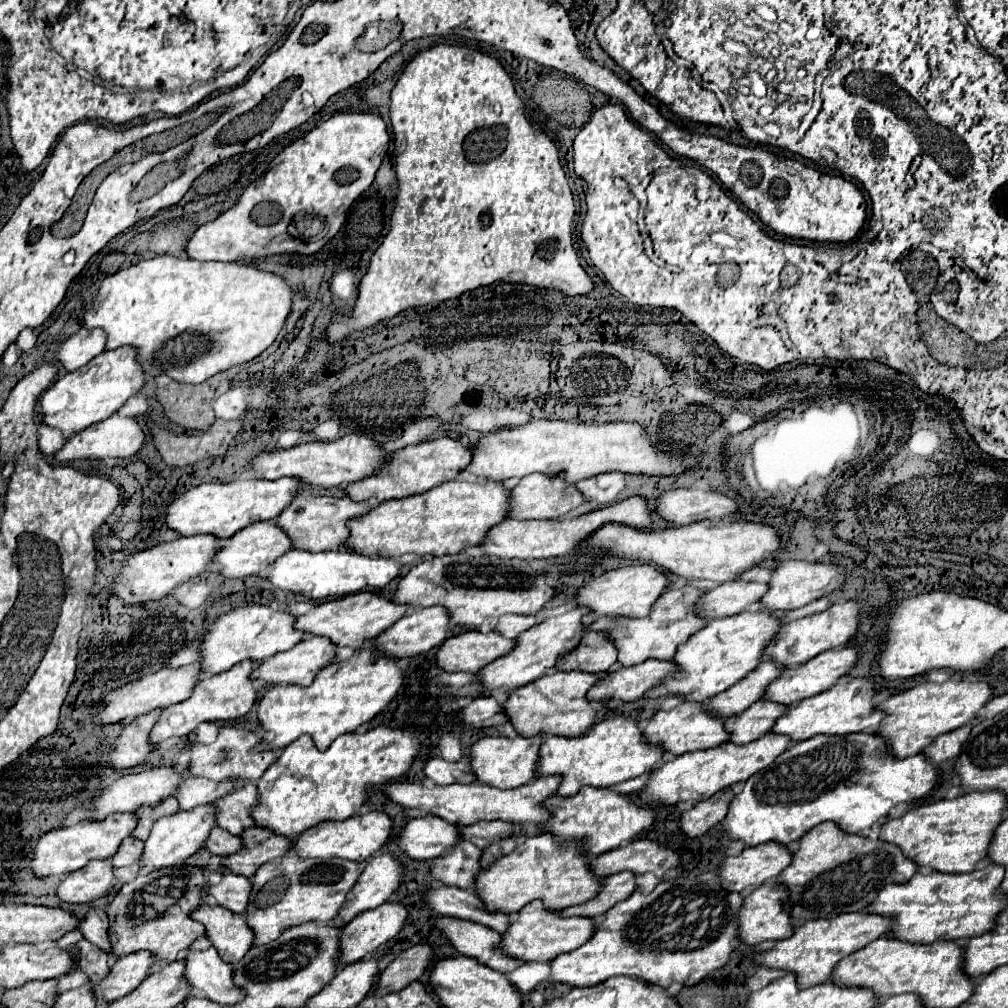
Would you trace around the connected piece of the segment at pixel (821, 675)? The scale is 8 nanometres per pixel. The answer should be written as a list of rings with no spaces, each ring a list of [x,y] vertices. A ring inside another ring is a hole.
[[[854,646],[826,650],[824,654],[818,654],[816,658],[808,660],[806,664],[784,670],[776,680],[772,680],[772,684],[768,684],[768,692],[764,692],[764,698],[790,708],[790,706],[794,706],[796,702],[800,702],[804,698],[816,696],[816,694],[832,688],[854,666],[856,658],[858,658],[858,648],[854,648]]]

